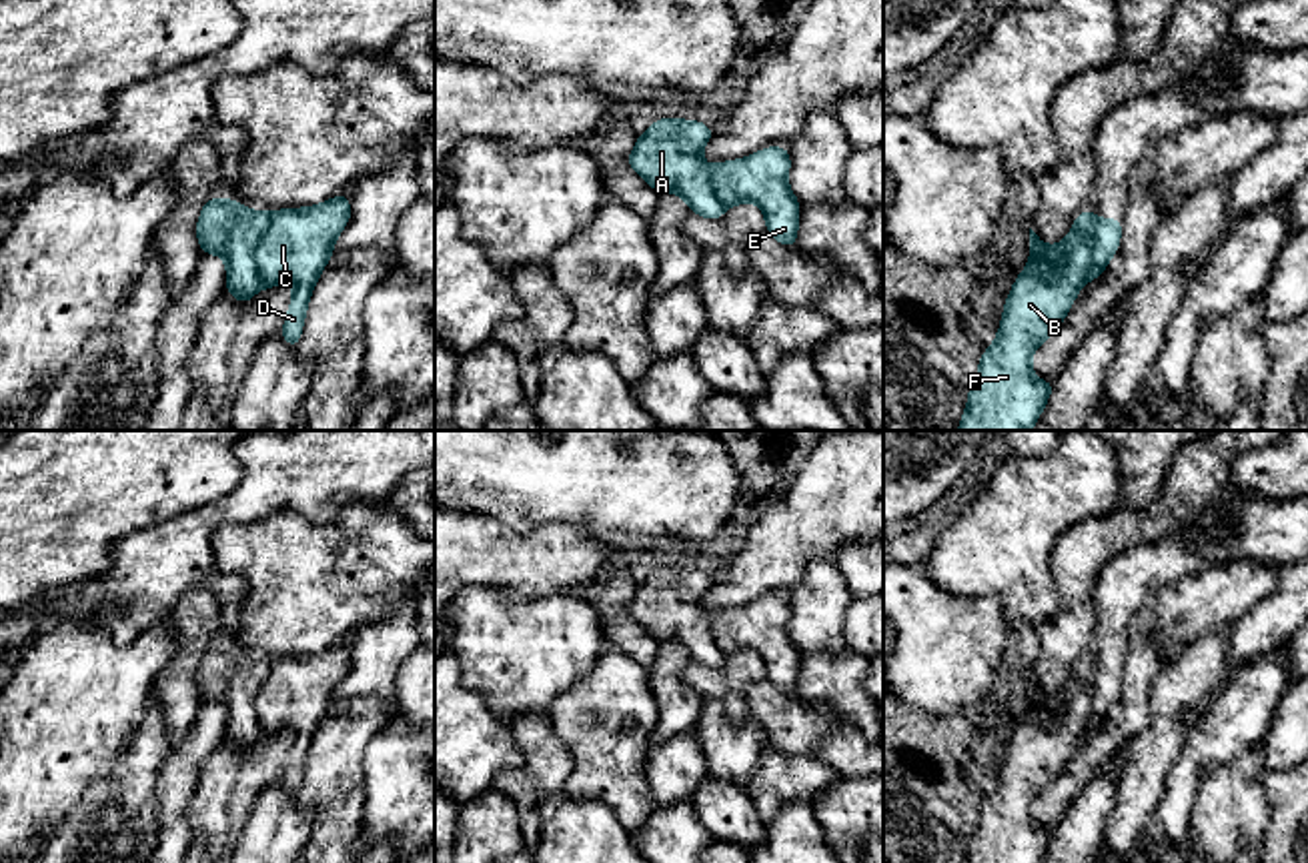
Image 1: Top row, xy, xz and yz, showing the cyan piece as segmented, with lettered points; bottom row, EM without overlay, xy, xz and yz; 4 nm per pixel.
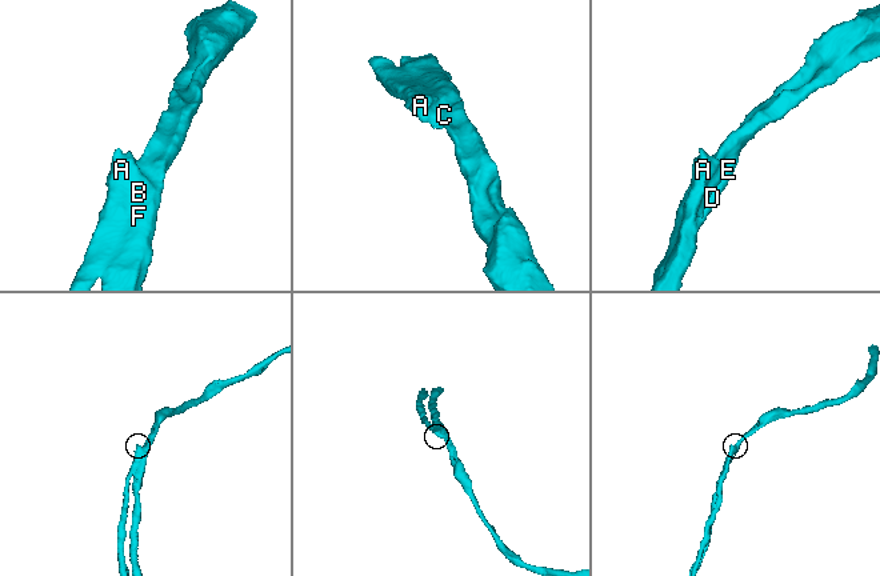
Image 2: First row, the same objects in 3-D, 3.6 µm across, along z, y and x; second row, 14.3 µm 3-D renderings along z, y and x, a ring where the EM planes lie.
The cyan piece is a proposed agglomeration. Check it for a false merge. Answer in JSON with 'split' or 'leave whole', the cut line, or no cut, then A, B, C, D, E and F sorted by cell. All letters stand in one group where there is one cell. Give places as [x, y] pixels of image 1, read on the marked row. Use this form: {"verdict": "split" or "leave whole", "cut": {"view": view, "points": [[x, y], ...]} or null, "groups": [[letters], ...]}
{"verdict": "split", "cut": {"view": "xy", "points": [[269, 215], [269, 225], [257, 253], [261, 285]]}, "groups": [["A"], ["B", "C", "D", "E", "F"]]}

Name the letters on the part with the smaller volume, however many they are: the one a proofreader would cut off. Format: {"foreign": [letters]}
{"foreign": ["A"]}

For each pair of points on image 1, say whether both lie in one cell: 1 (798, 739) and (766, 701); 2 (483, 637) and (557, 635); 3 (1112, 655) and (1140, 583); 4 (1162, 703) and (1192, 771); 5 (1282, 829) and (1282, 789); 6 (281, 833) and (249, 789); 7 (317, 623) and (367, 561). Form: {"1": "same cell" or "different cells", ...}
{"1": "same cell", "2": "same cell", "3": "same cell", "4": "different cells", "5": "same cell", "6": "different cells", "7": "same cell"}

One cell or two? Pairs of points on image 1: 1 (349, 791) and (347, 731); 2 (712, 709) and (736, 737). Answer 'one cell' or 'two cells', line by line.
1: one cell
2: one cell

